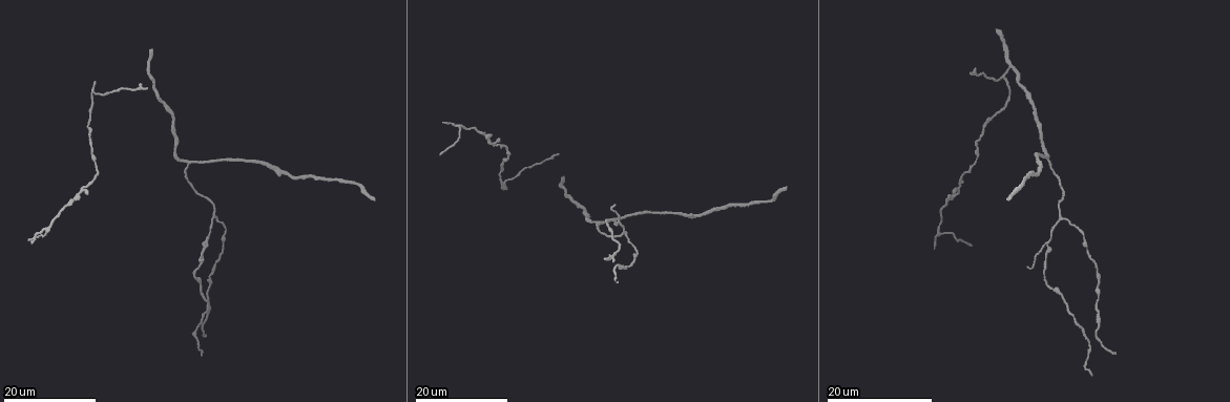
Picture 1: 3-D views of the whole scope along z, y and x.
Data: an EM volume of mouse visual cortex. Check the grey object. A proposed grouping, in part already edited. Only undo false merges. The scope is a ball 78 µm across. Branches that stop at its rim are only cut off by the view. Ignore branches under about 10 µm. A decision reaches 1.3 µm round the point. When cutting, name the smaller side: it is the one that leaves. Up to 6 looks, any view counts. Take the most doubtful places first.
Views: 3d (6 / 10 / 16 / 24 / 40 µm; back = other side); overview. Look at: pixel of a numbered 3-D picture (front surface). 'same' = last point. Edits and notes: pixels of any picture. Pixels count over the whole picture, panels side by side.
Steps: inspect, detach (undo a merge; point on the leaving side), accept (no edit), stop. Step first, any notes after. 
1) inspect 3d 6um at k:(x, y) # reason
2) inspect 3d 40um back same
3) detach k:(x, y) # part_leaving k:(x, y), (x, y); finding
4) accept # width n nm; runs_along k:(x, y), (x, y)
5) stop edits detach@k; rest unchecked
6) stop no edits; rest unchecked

inspect 3d 16um at 1:(189, 163) # three arms meet

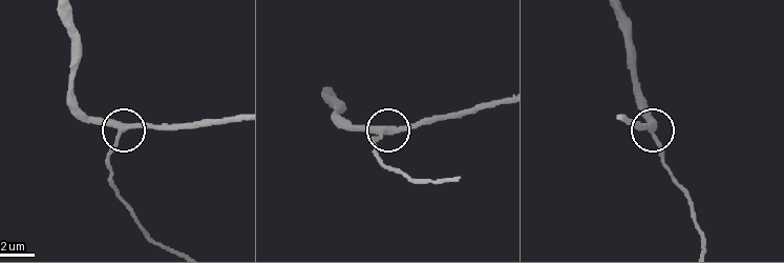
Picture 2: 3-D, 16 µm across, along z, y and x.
inspect 3d 10um at 2:(381, 133)

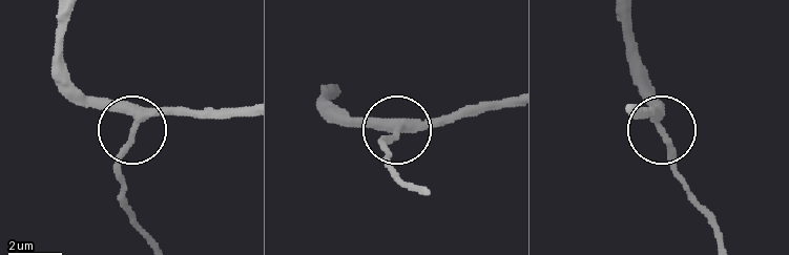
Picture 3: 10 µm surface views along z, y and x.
accept # runs_along 3:(58, 15), (64, 76), (135, 127), (211, 109); all the same neuron

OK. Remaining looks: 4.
inspect 3d 24um at 1:(625, 233)

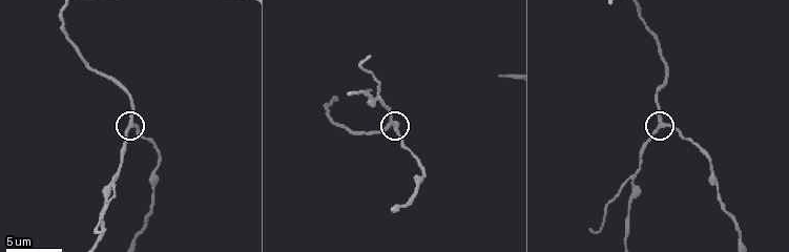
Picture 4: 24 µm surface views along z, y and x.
inspect 3d 10um at 4:(131, 127) # closer look

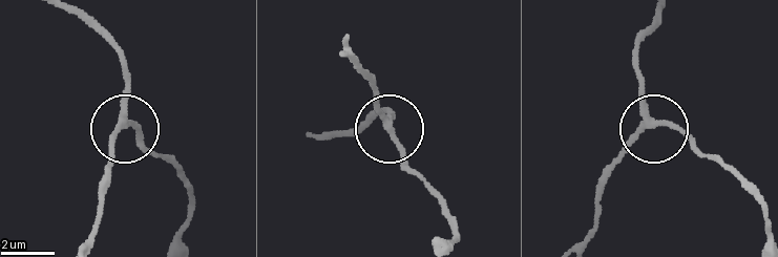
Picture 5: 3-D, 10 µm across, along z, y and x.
inspect 3d 6um at 5:(121, 122) # closer look

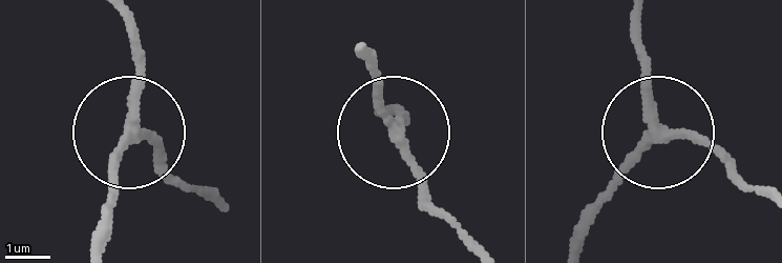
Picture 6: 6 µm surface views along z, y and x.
accept # width 220 nm; runs_along 6:(640, 26), (645, 118), (685, 133), (761, 193); continuous, no second neuron

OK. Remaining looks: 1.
stop no edits; rest unchecked

